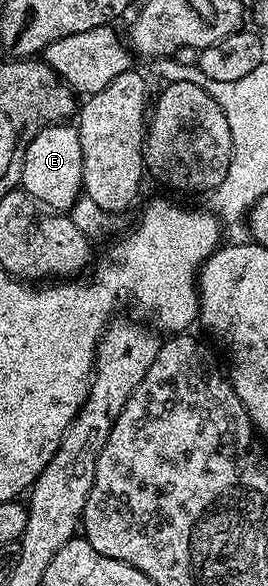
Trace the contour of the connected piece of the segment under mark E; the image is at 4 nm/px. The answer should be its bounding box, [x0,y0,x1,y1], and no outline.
[19,122,83,213]

